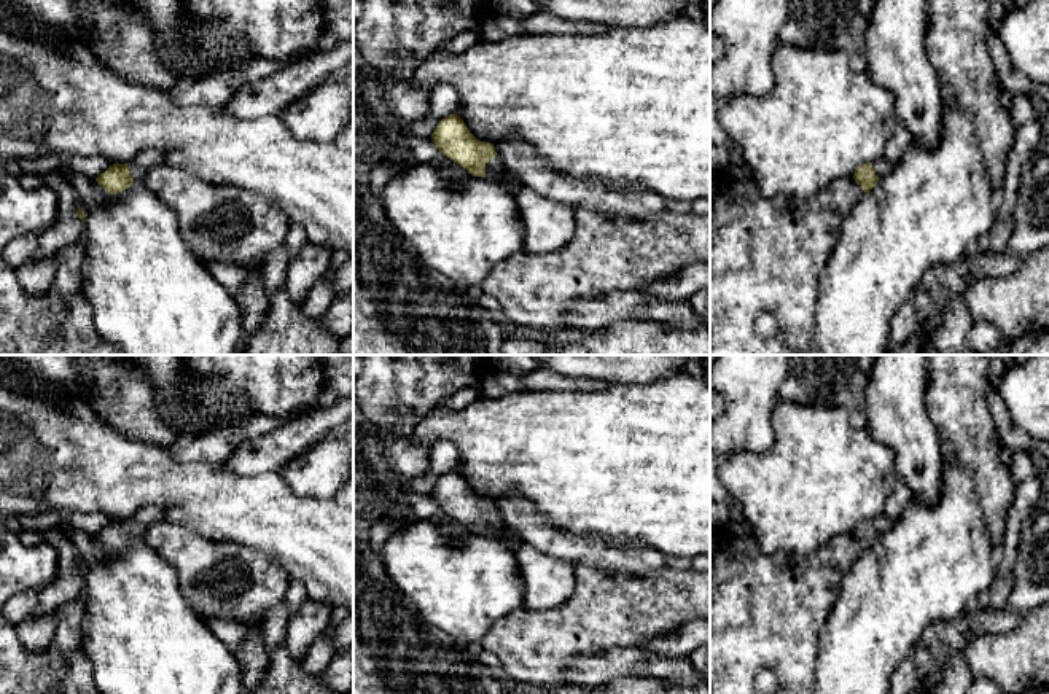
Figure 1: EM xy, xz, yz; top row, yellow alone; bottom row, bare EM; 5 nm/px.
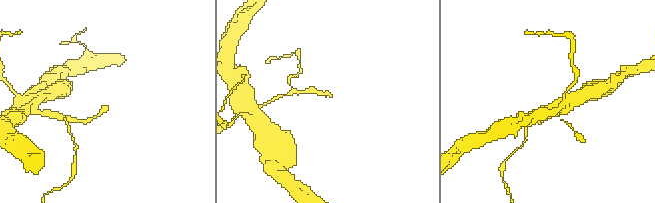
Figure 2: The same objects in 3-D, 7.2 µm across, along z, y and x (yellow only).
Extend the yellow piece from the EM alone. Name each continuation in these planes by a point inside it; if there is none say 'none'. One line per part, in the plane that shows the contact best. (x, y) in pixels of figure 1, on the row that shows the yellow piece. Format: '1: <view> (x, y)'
1: xz (494, 167)

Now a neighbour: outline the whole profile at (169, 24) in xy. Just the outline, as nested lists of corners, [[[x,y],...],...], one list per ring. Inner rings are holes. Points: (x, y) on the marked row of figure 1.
[[[126,0],[126,3],[146,16],[156,57],[183,88],[193,80],[237,70],[256,57],[245,38],[232,35],[220,41],[210,29],[191,22],[185,0]],[[177,48],[201,53],[194,70],[175,62]]]

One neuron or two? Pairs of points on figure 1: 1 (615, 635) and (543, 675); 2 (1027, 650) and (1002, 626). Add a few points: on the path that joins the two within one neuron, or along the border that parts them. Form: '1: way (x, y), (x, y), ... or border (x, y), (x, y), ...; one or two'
1: way (597, 635), (584, 635), (561, 658); one
2: border (1024, 616), (1013, 629), (1005, 632), (979, 631); two

